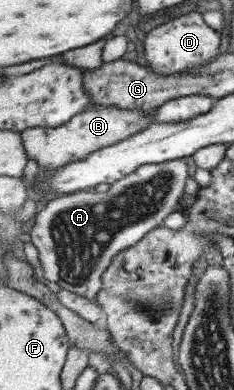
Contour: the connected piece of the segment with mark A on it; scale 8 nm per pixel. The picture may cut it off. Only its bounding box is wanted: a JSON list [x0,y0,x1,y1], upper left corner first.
[29,159,190,304]

